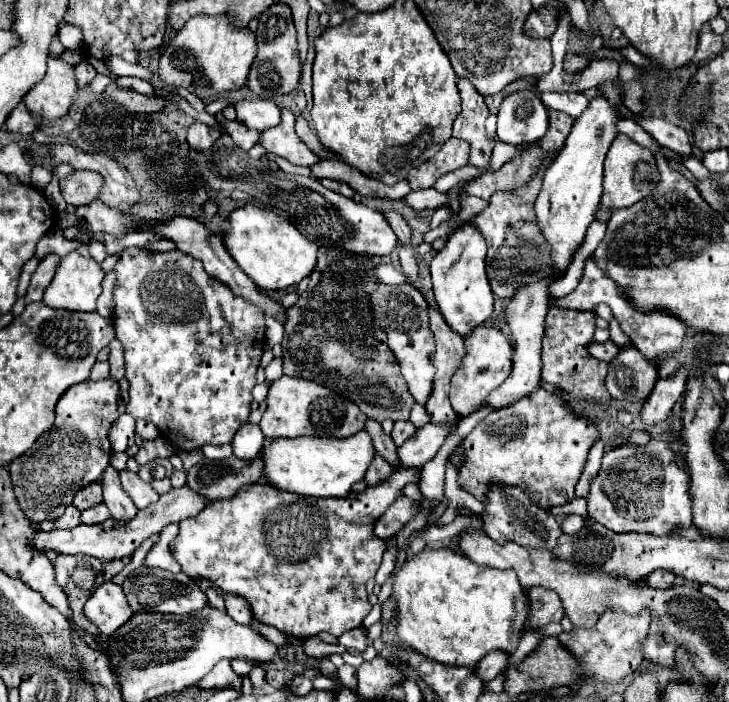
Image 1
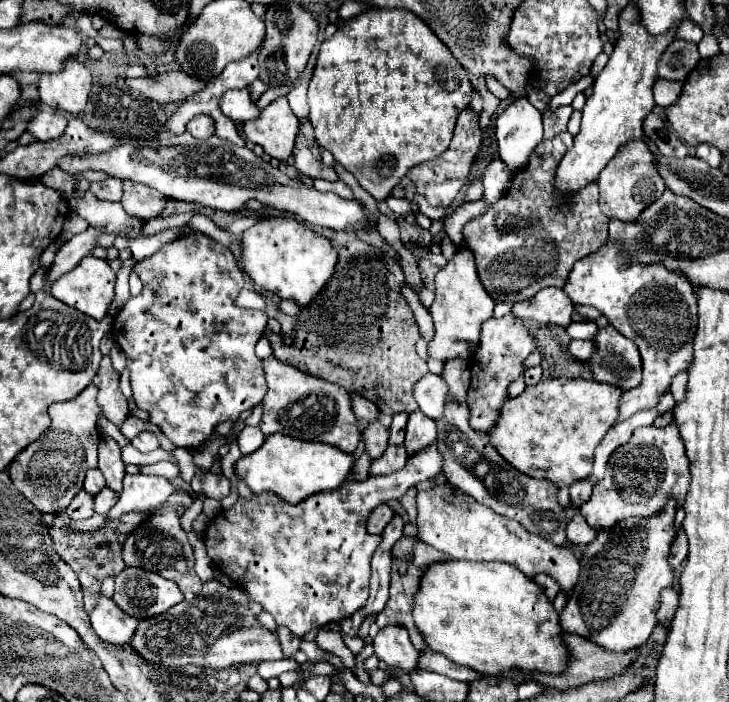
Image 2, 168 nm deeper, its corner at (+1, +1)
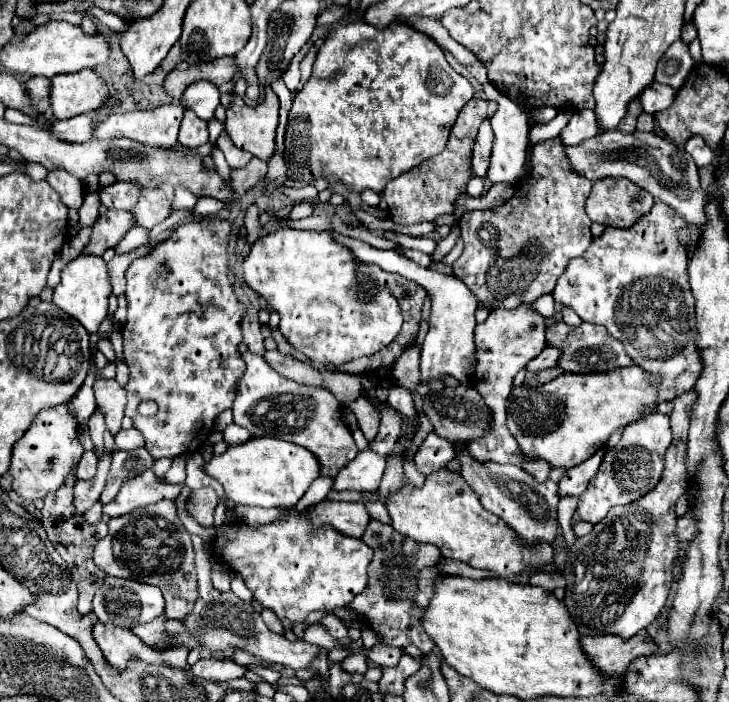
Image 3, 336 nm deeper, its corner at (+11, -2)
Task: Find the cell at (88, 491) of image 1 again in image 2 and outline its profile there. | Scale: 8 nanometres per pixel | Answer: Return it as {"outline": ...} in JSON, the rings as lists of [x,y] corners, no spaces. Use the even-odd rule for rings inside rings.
{"outline":[[[91,468],[91,470],[87,472],[87,476],[85,476],[85,488],[87,488],[87,492],[99,494],[103,486],[105,486],[105,478],[103,478],[101,470],[99,470],[99,468]]]}

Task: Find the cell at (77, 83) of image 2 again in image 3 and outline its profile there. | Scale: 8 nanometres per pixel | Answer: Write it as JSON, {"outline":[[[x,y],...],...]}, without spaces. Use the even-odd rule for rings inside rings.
{"outline":[[[91,69],[55,75],[51,79],[49,101],[53,115],[57,119],[69,119],[81,113],[95,111],[103,101],[107,101],[109,91],[101,77],[97,77]]]}

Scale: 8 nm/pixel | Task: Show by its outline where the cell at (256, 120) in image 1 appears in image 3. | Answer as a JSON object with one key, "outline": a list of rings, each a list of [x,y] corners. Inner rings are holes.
{"outline":[[[195,81],[185,89],[181,103],[185,103],[189,109],[193,109],[197,113],[197,117],[209,121],[215,117],[215,109],[221,103],[221,93],[209,81]]]}

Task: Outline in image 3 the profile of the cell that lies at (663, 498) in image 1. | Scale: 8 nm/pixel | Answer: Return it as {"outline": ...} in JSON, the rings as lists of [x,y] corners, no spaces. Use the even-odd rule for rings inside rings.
{"outline":[[[655,411],[653,415],[645,417],[643,421],[631,423],[623,431],[621,441],[605,453],[599,473],[589,483],[587,491],[579,497],[579,507],[577,507],[579,517],[589,523],[599,523],[601,519],[605,519],[605,515],[611,507],[627,505],[627,503],[641,499],[641,495],[647,495],[647,491],[651,491],[661,481],[663,457],[665,457],[665,451],[667,451],[671,439],[673,437],[669,431],[667,415],[661,415]]]}

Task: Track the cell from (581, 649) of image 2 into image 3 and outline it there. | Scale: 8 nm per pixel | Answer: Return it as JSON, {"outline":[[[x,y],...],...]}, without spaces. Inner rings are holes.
{"outline":[[[645,631],[637,633],[629,641],[623,641],[615,635],[601,635],[581,637],[579,643],[593,667],[597,667],[597,671],[603,675],[621,675],[633,659],[653,655],[655,651]]]}

